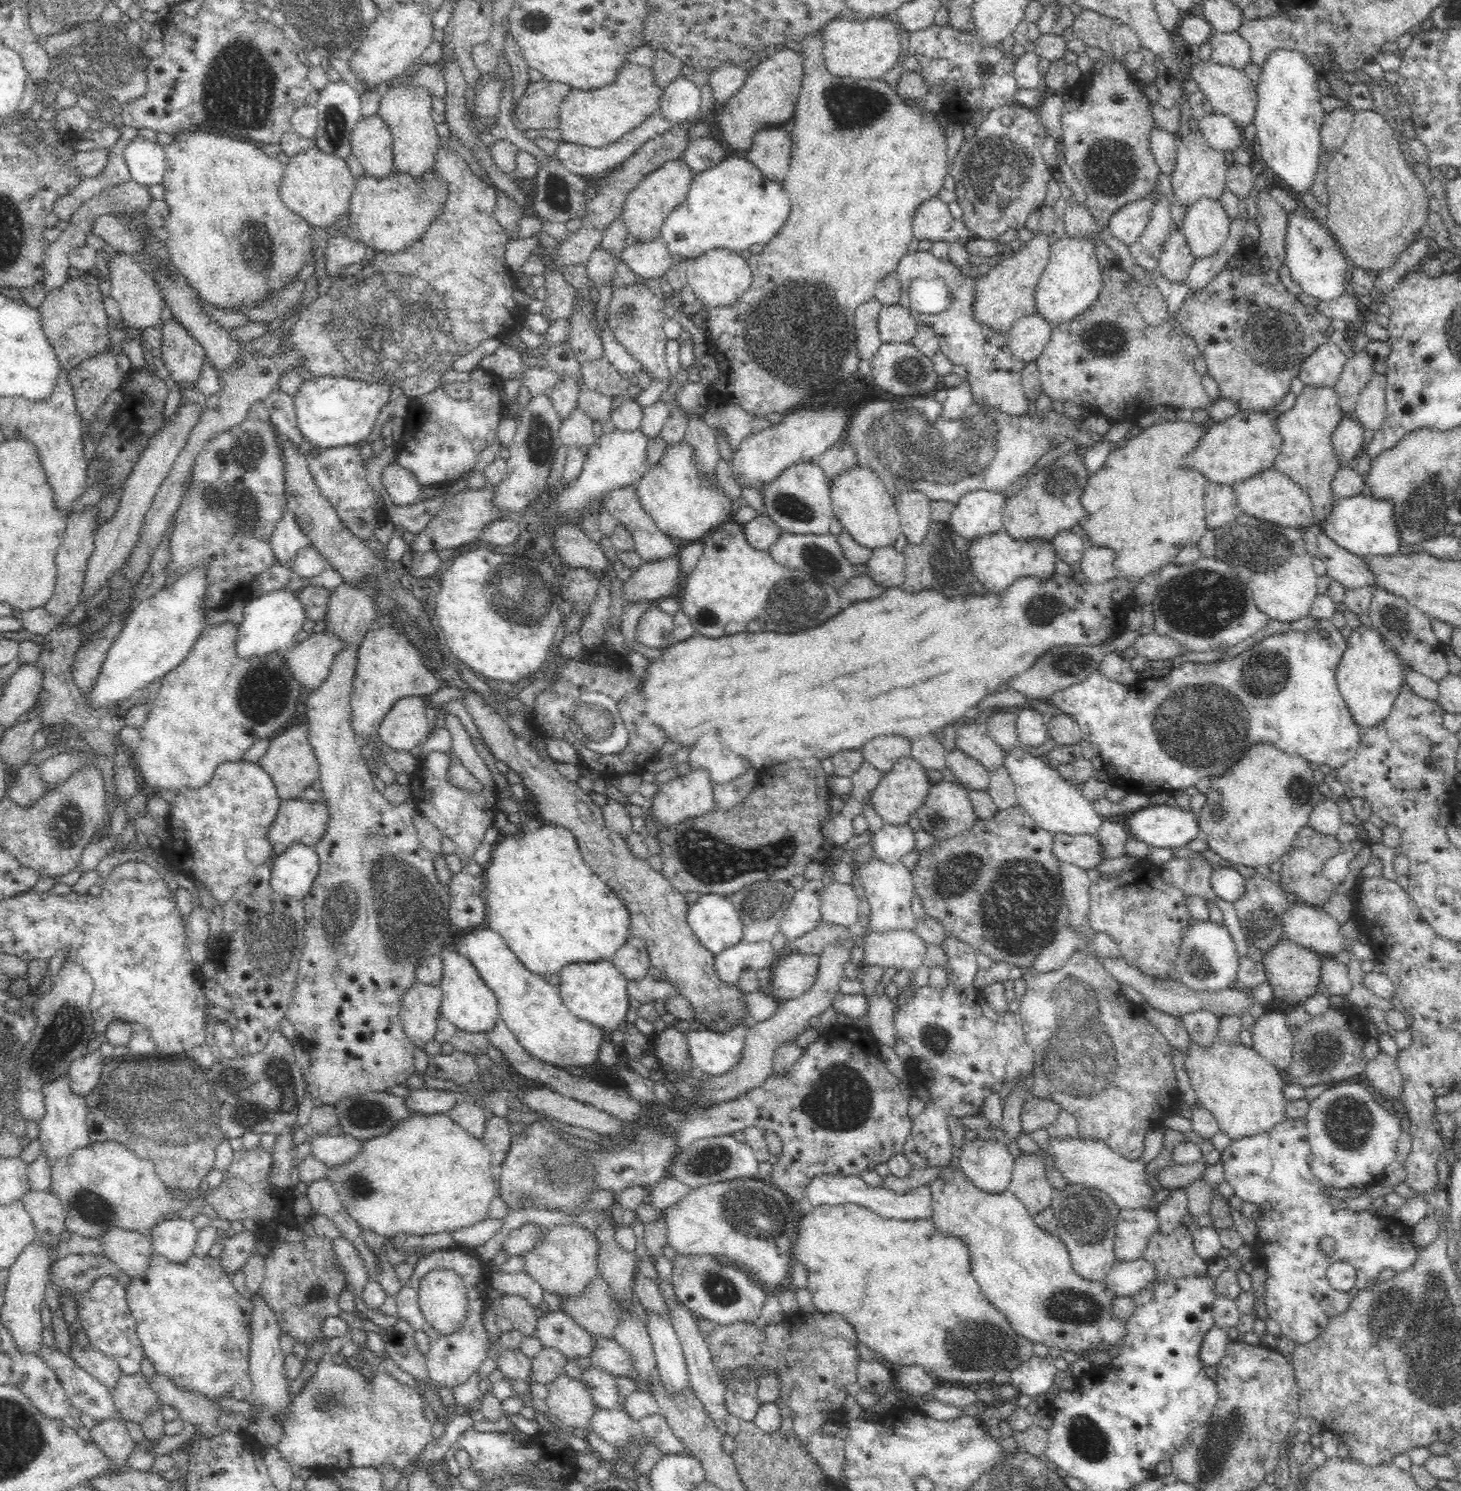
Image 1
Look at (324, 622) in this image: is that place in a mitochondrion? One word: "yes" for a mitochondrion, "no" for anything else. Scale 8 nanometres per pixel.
no

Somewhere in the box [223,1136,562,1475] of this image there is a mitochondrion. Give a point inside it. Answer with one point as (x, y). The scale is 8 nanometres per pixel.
(333, 1402)

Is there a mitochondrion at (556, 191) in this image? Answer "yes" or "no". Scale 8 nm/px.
yes

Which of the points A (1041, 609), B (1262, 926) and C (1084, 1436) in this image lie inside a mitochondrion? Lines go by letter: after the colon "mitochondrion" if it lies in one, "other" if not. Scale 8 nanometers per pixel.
A: mitochondrion
B: mitochondrion
C: mitochondrion

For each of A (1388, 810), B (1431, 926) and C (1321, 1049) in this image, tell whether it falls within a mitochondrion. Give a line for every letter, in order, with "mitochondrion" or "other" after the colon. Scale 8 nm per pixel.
A: other
B: other
C: mitochondrion

